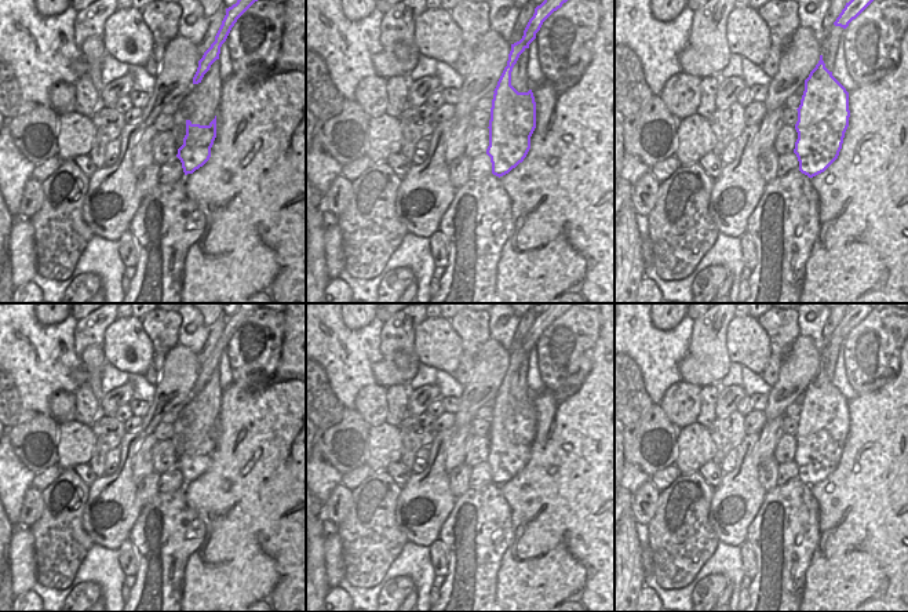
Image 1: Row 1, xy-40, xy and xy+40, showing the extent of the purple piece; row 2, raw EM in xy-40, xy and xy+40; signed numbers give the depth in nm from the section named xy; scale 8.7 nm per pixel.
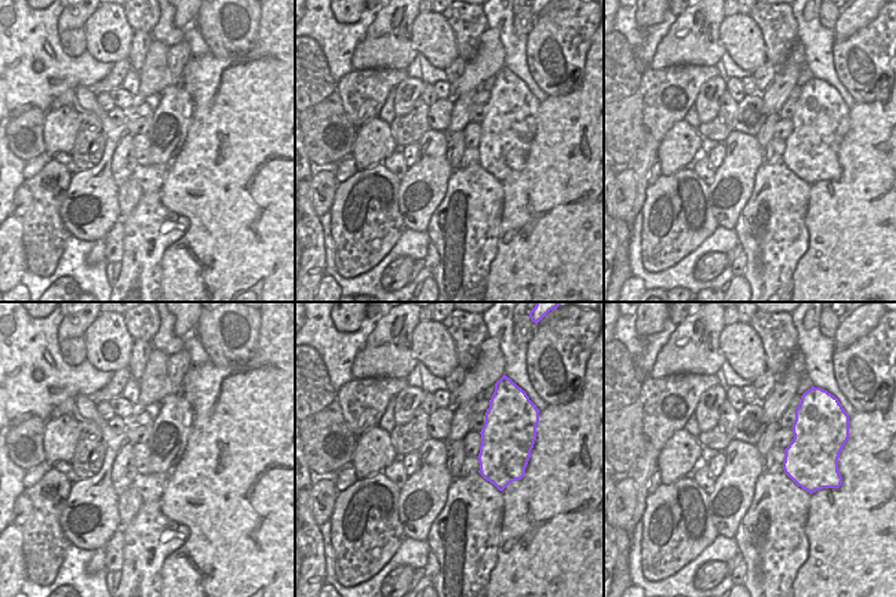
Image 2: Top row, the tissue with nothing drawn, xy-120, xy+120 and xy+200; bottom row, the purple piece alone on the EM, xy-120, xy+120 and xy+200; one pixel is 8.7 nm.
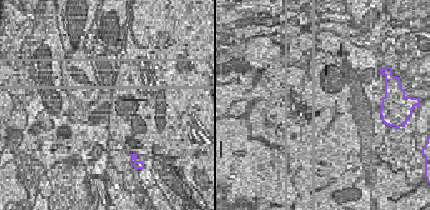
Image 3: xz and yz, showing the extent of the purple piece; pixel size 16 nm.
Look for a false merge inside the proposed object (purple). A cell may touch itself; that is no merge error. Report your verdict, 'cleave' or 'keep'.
keep

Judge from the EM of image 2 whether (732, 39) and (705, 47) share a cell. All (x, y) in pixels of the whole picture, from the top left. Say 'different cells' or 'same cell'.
different cells

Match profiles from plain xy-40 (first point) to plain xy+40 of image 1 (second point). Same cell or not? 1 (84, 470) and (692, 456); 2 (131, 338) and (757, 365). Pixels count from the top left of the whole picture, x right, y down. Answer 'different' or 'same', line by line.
1: different
2: same

